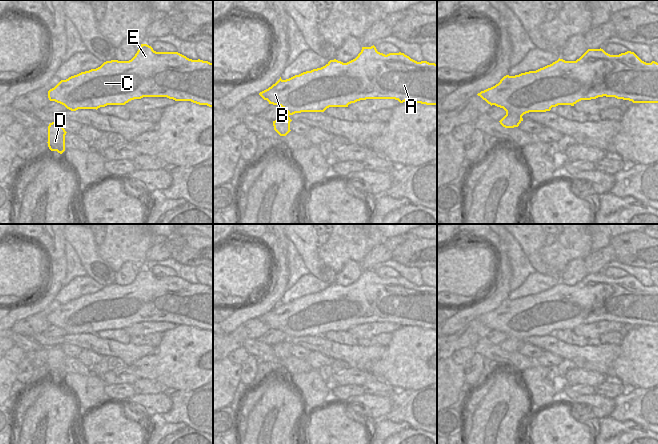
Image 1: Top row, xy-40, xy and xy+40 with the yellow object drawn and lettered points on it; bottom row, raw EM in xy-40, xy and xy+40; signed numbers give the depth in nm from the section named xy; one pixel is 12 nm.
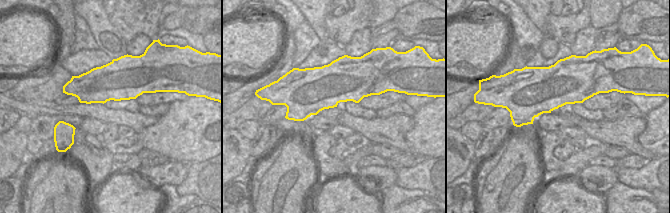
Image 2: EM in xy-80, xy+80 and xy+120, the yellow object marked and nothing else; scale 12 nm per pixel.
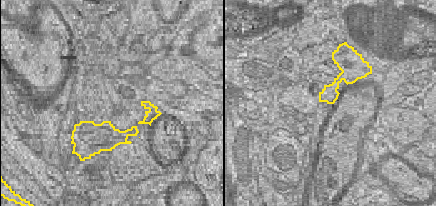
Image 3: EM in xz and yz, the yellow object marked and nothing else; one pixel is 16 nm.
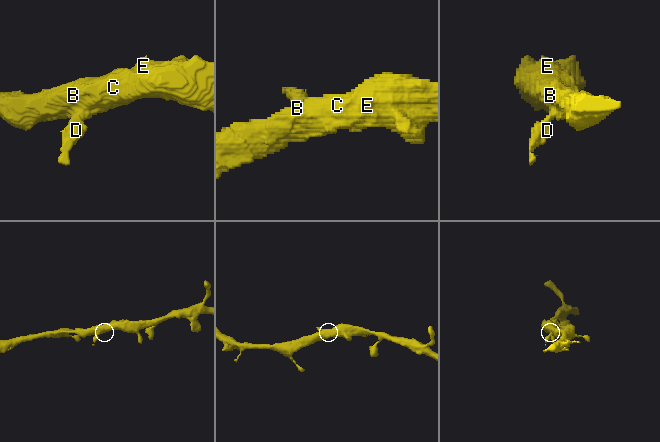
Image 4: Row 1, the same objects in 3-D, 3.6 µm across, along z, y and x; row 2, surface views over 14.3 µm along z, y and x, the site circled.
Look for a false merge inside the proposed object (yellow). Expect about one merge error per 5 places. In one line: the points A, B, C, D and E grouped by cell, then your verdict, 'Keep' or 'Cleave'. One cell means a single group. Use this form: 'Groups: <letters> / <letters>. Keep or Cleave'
Groups: A B C D E. Keep

